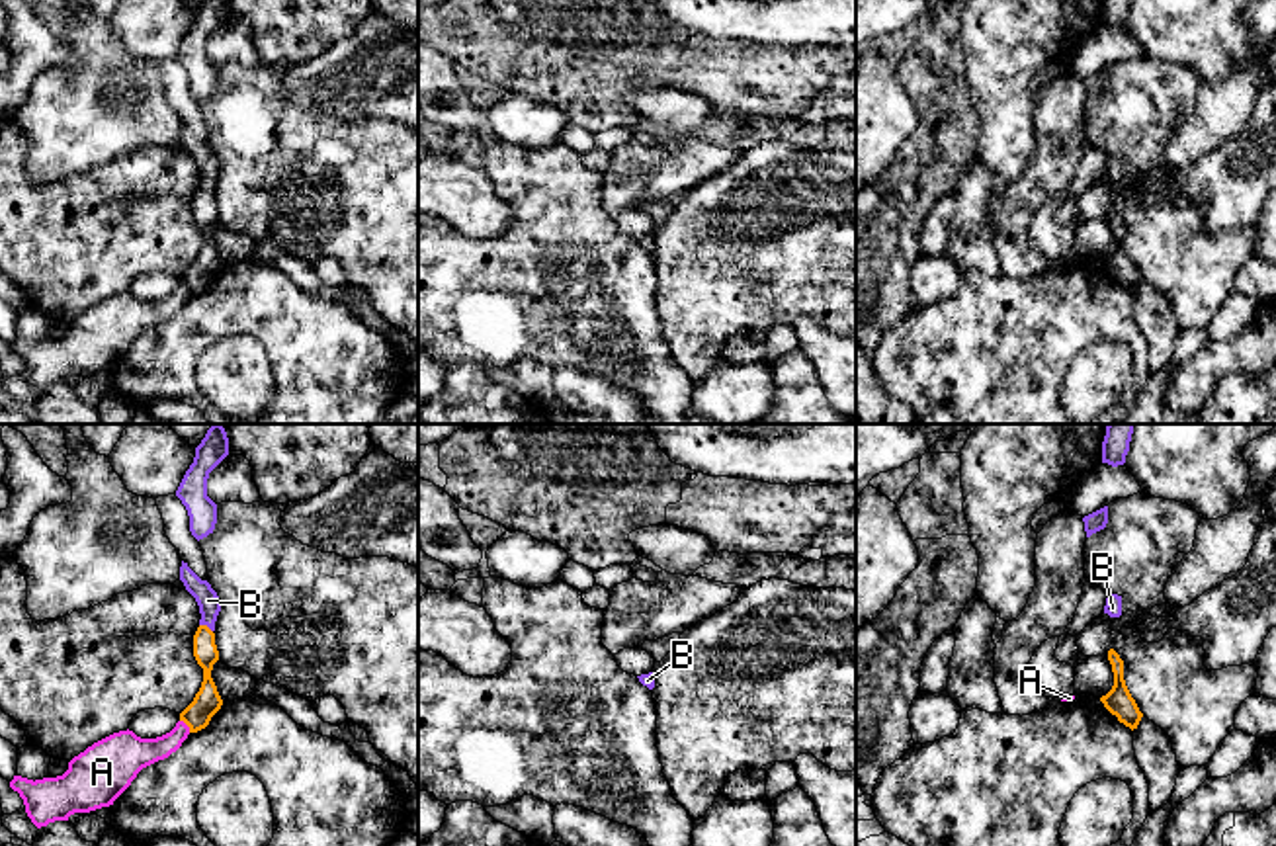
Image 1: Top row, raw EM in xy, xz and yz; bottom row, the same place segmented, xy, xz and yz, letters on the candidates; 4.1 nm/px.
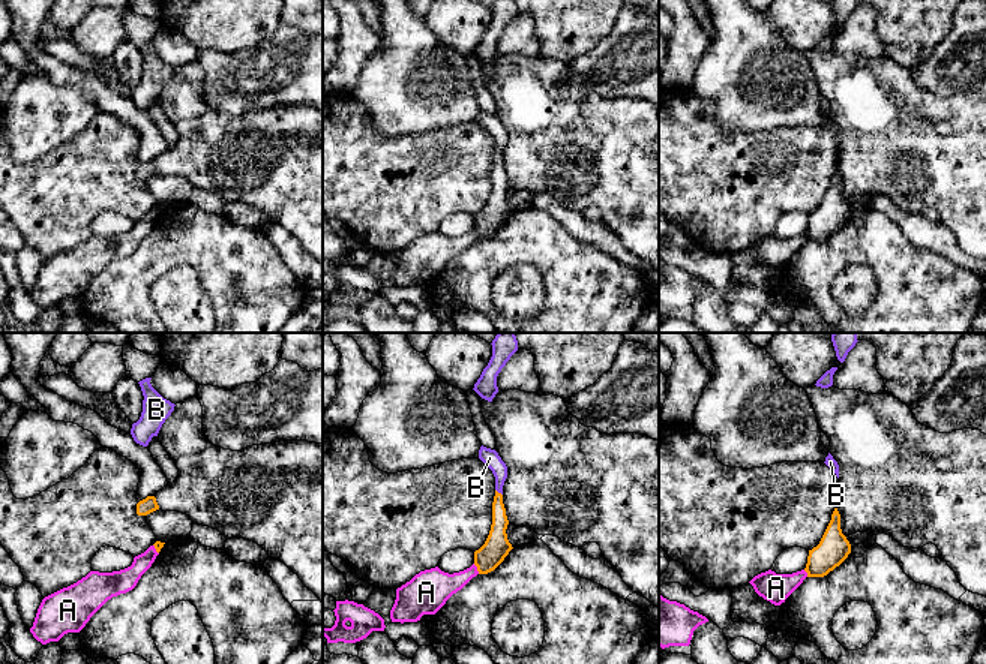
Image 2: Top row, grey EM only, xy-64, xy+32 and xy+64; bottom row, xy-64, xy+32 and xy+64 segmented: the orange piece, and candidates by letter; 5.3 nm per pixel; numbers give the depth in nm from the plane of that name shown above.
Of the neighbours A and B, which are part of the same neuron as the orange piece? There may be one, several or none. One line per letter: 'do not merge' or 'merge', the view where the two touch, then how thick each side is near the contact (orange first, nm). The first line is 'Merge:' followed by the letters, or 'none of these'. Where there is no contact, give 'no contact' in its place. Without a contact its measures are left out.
Merge: B
A: do not merge; meets orange in xy; 110 nm thick on the orange side, 140 nm on the other
B: merge; meets orange in xy; 100 nm thick on the orange side, 90 nm on the other

